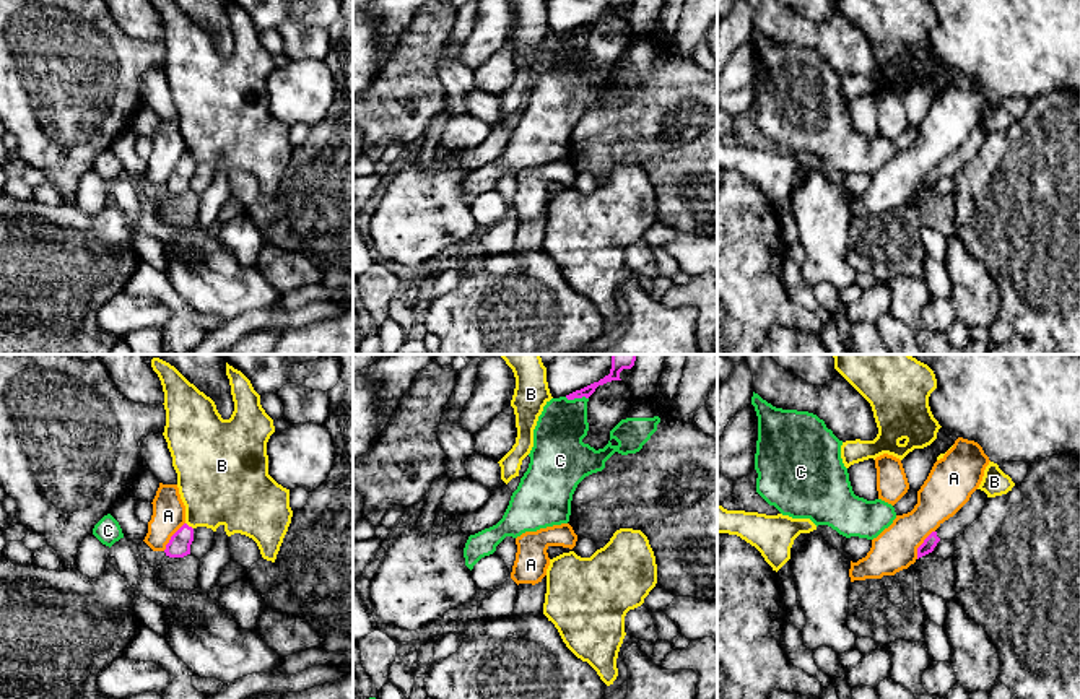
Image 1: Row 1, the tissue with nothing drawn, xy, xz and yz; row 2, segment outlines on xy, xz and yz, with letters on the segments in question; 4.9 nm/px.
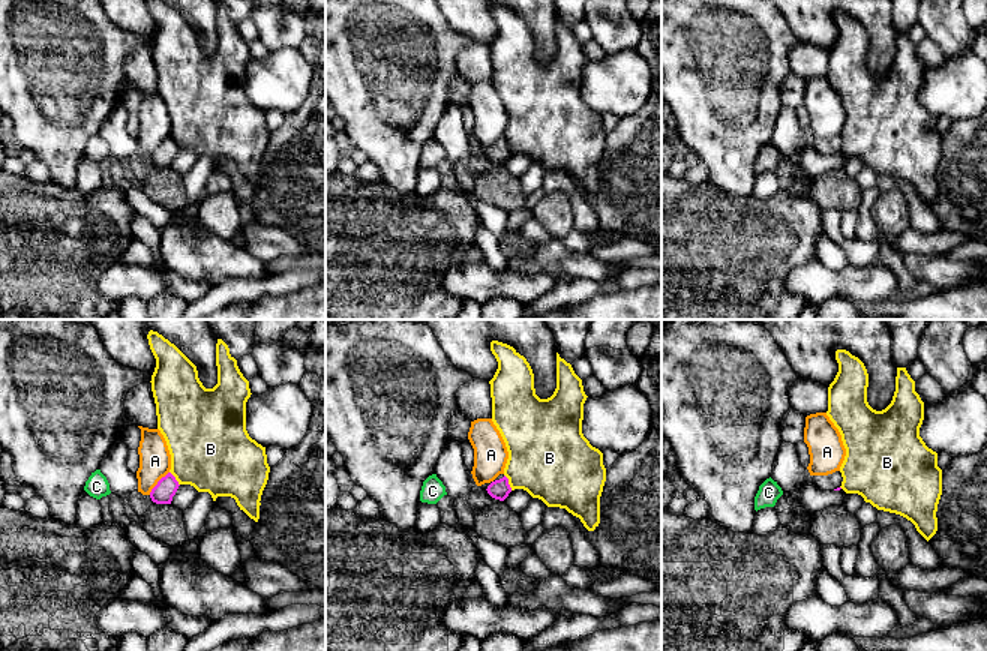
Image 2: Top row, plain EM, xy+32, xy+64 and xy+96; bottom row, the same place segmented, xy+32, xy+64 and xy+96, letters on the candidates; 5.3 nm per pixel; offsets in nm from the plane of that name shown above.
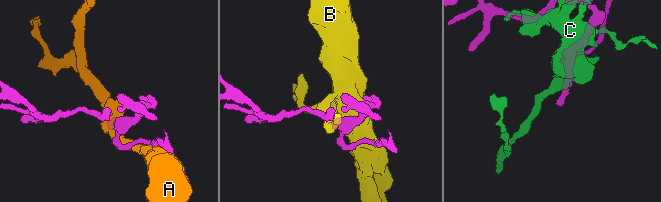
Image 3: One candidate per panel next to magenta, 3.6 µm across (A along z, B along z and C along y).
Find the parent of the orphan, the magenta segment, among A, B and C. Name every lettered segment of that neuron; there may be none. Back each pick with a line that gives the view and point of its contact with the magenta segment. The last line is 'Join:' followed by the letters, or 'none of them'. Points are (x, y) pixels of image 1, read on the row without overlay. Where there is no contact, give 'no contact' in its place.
Join: none of them

